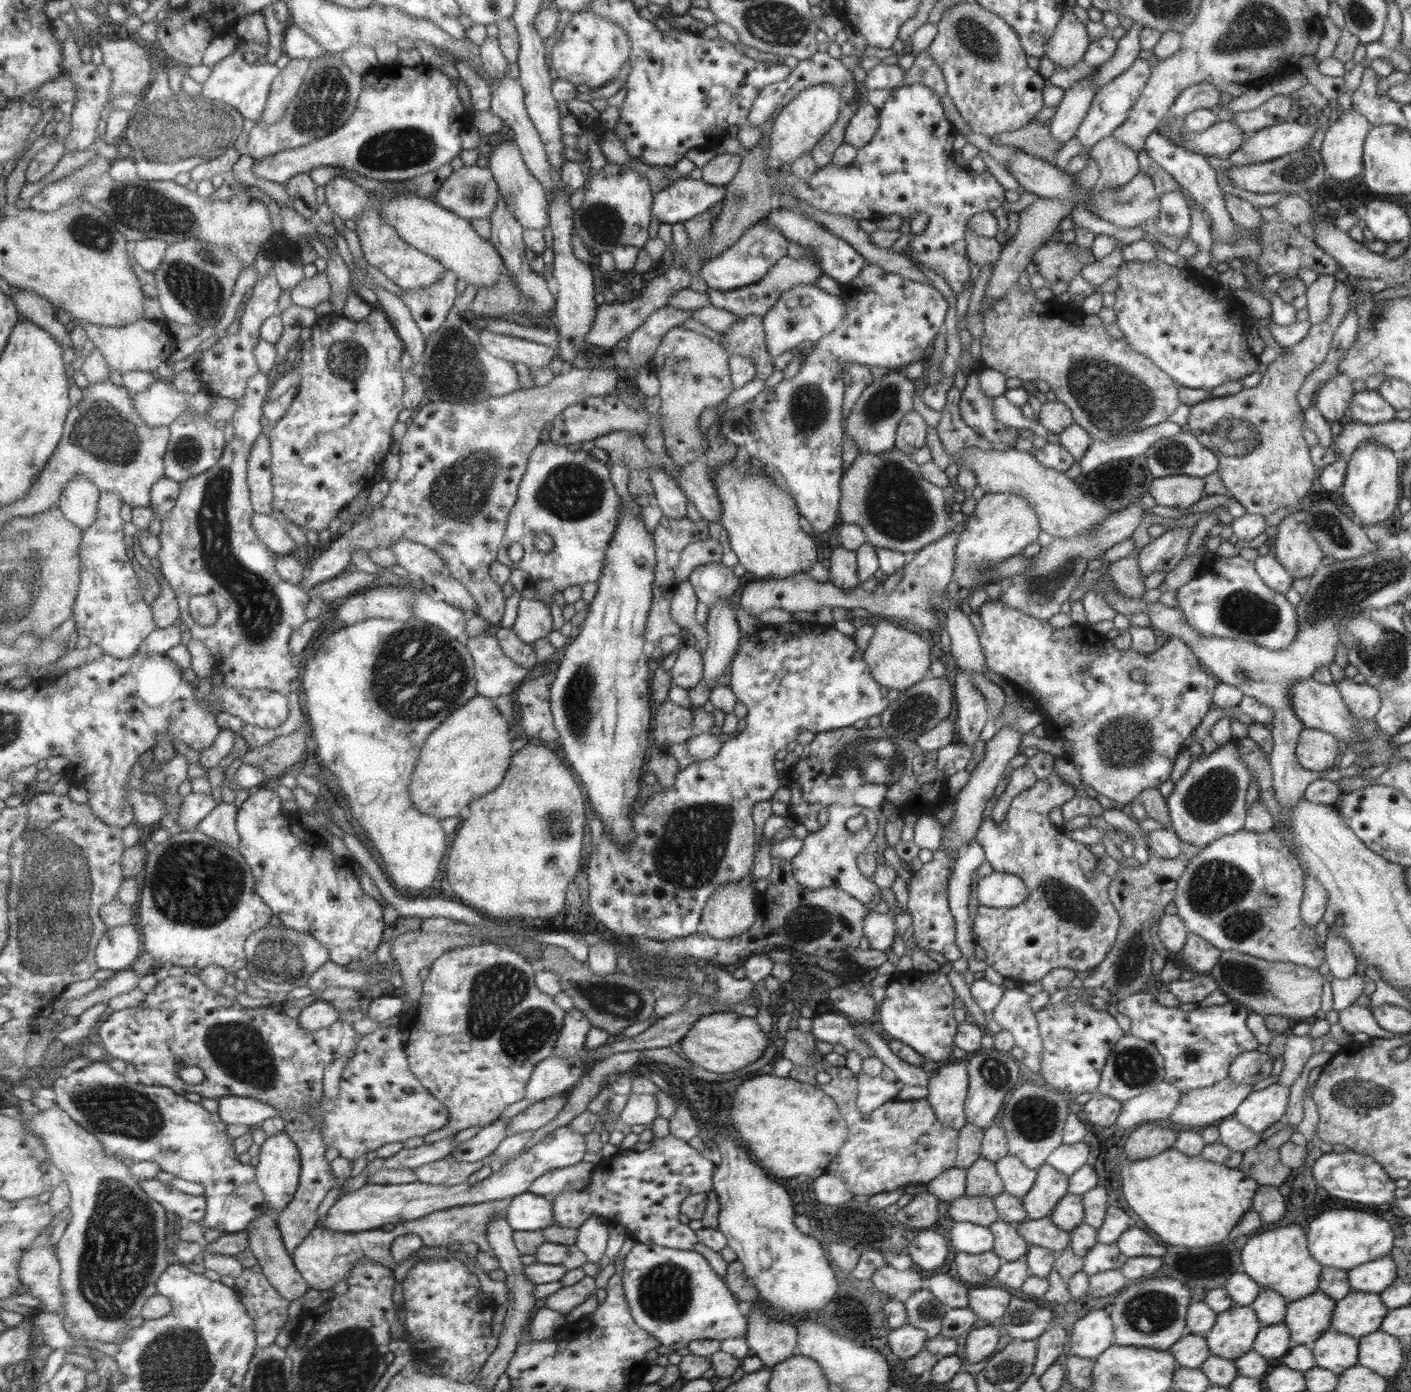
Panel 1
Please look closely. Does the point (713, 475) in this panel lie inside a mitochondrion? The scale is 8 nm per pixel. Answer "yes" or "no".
no

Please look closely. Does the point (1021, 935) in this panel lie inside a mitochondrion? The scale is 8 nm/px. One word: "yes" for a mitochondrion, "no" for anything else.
no

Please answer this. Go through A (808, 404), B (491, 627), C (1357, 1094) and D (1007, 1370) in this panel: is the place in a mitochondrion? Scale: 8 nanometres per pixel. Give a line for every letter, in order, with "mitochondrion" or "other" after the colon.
A: mitochondrion
B: other
C: mitochondrion
D: mitochondrion

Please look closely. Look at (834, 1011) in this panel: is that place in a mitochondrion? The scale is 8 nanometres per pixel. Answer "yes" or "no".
no

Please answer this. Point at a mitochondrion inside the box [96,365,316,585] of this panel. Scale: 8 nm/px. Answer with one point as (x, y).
(188, 451)

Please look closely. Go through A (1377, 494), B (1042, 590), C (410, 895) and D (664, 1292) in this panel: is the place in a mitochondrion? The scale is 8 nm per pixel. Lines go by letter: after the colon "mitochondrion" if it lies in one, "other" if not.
A: other
B: mitochondrion
C: other
D: mitochondrion

